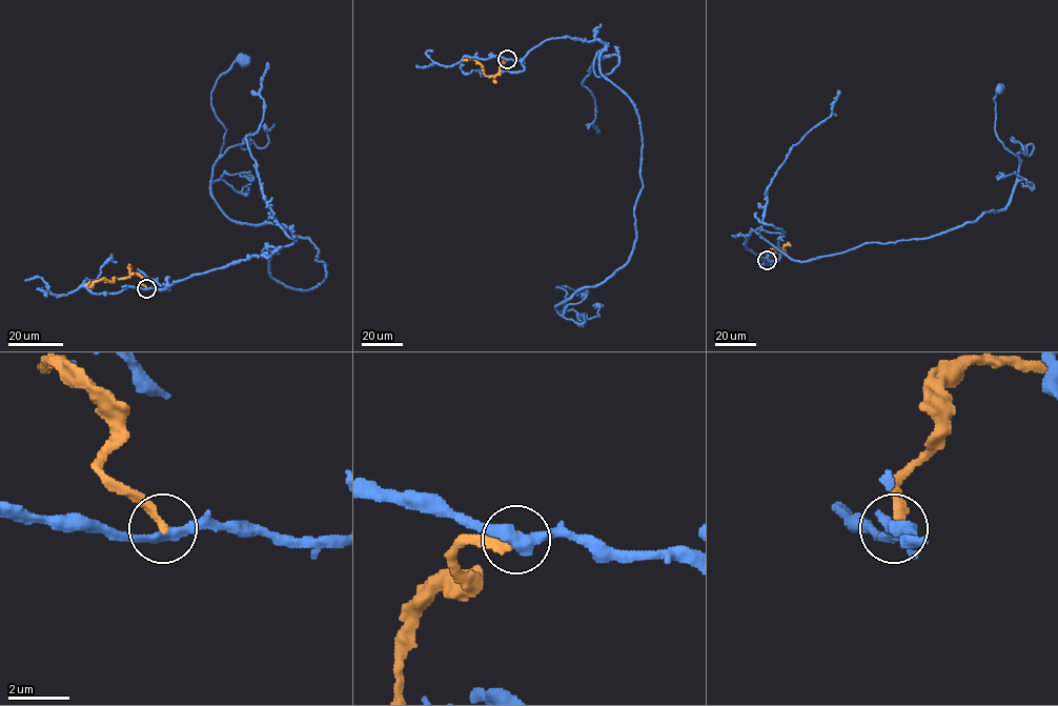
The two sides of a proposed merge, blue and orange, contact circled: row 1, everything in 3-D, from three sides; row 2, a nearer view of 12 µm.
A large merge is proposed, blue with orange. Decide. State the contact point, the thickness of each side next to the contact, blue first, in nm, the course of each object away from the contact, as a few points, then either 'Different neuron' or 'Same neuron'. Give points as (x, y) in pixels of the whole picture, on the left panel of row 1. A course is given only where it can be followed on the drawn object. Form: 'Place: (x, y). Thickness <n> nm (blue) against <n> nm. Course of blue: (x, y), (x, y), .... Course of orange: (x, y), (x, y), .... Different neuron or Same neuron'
Place: (146, 288). Thickness 360 nm (blue) against 280 nm. Course of blue: (147, 288), (276, 249), (275, 280), (325, 278), (308, 238), (211, 194), (210, 92), (243, 60). Course of orange: (147, 288), (137, 274), (116, 278), (112, 282), (96, 280), (88, 287), (89, 282). Different neuron

